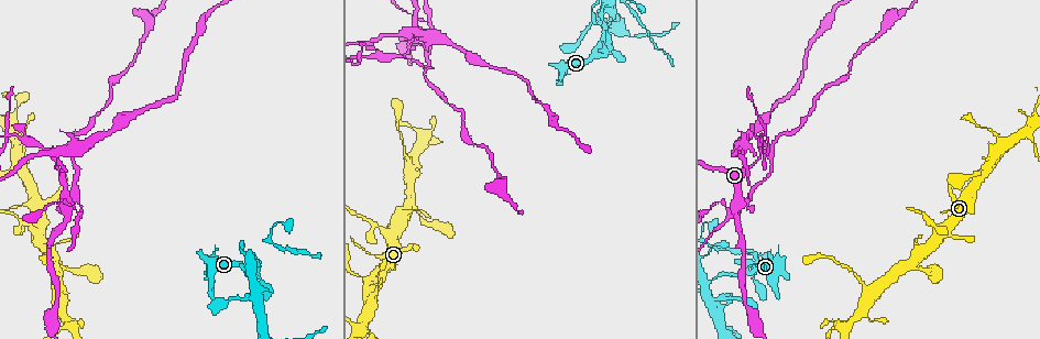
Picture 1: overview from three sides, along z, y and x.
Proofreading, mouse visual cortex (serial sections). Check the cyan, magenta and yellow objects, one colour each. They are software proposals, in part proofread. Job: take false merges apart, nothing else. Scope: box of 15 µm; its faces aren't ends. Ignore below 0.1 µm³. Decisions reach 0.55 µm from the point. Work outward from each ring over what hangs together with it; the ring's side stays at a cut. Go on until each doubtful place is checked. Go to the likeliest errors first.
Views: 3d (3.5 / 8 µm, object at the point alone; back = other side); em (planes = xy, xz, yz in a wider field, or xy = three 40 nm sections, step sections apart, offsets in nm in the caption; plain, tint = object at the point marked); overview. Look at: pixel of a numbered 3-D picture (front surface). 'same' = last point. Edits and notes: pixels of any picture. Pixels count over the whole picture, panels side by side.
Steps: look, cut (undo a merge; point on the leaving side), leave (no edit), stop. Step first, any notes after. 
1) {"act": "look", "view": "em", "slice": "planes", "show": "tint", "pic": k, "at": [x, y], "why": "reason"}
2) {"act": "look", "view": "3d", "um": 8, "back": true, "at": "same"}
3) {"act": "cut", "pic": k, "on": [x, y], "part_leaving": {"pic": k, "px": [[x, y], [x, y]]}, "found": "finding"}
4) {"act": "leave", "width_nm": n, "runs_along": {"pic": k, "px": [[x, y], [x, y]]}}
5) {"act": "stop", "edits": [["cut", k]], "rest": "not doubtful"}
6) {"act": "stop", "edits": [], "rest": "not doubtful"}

{"act": "look", "view": "3d", "um": 3.5, "pic": 1, "at": [738, 198], "why": "four arms meet"}

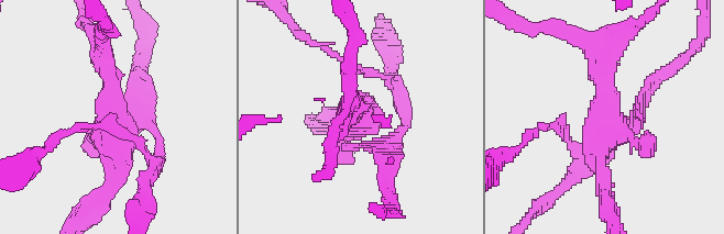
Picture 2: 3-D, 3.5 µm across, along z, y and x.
{"act": "look", "view": "em", "slice": "planes", "show": "tint", "pic": 2, "at": [365, 117]}

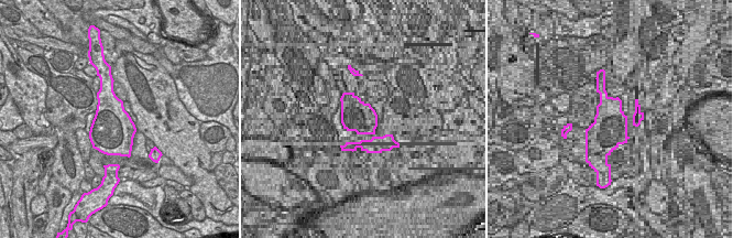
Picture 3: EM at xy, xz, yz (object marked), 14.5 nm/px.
{"act": "leave", "width_nm": 650, "runs_along": {"pic": 2, "px": [[349, 108], [385, 138], [393, 164]]}, "found": "continuous, no second cell"}

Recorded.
{"act": "look", "view": "3d", "um": 8, "pic": 1, "at": [430, 27], "why": "side arm on a straight run"}

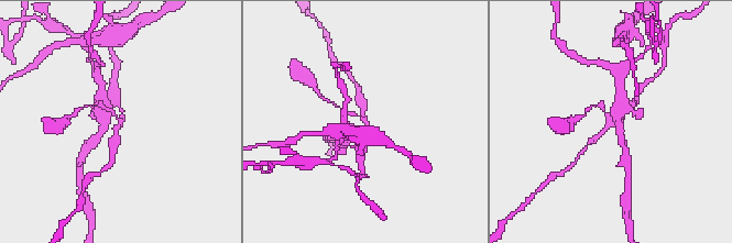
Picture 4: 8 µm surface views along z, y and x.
{"act": "look", "view": "em", "slice": "xy", "step": 3, "show": "tint", "pic": 4, "at": [366, 123], "arms": 3, "arm_widths_nm": [100, 150, 200]}

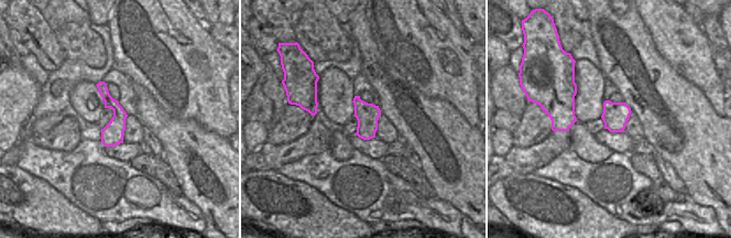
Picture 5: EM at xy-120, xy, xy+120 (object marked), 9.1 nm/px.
{"act": "leave", "runs_along": {"pic": 4, "px": [[360, 143], [367, 122], [343, 110]]}, "found": "continuous, no second cell"}

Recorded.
{"act": "look", "view": "3d", "um": 3.5, "pic": 1, "at": [762, 133], "why": "sharp bend"}

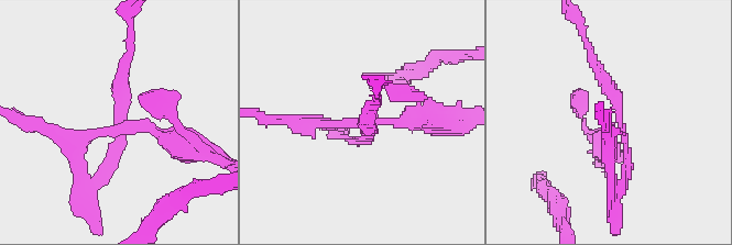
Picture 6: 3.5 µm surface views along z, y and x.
{"act": "leave", "runs_along": {"pic": 6, "px": [[184, 148], [146, 125], [116, 129], [127, 67]]}, "found": "continuous, no second cell"}

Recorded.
{"act": "stop", "edits": [], "rest": "not doubtful"}

